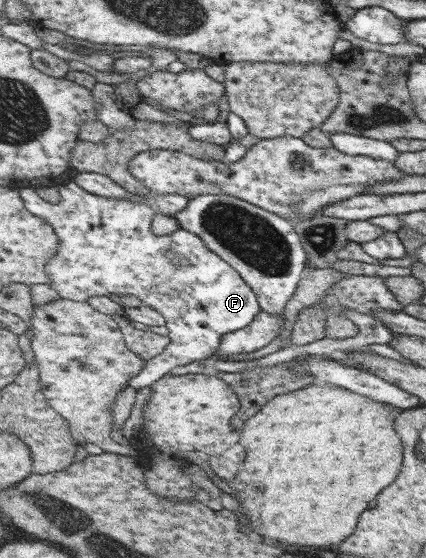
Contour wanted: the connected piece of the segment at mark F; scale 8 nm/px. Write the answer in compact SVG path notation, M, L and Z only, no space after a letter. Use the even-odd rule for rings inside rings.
M74 180L58 185L57 190L61 198L56 204L43 200L33 187L20 187L19 194L26 207L35 216L48 219L59 235L58 253L46 269L50 273L50 285L58 291L60 298L89 303L92 296L131 295L159 310L167 318L166 327L168 336L172 339L171 344L163 354L147 361L143 370L130 380L130 385L137 390L137 400L129 420L120 429L126 439L143 424L142 408L151 396L150 385L164 376L238 373L301 360L308 356L329 356L339 350L355 352L371 344L387 345L392 340L392 333L370 314L343 311L342 314L358 328L354 337L323 338L305 346L284 346L272 354L247 362L208 359L217 354L225 335L251 325L262 308L256 292L245 282L244 276L209 247L207 254L197 254L197 260L191 264L193 270L189 268L181 276L181 262L175 262L175 254L171 253L173 236L157 236L152 224L157 214L173 216L183 210L190 199L182 194L156 193L144 195L142 200L107 198L84 189Z

